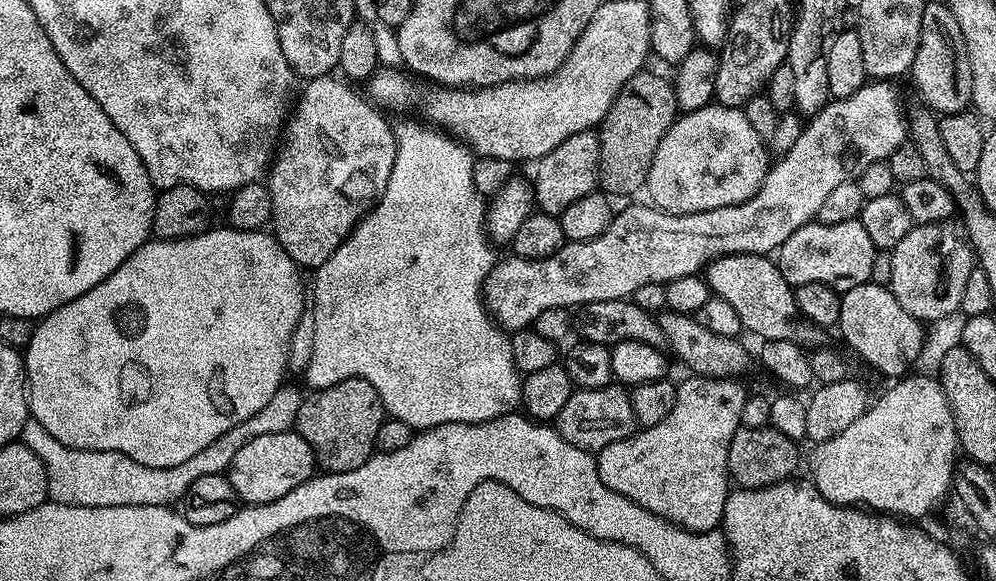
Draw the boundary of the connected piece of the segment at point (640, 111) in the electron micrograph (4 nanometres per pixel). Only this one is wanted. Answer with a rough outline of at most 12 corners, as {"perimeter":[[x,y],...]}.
{"perimeter":[[642,70],[598,126],[599,187],[632,196],[675,122],[673,81]]}

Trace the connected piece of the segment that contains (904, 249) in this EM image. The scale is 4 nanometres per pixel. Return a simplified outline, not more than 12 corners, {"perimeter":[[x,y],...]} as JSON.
{"perimeter":[[940,222],[891,249],[890,287],[906,314],[960,311],[971,244]]}

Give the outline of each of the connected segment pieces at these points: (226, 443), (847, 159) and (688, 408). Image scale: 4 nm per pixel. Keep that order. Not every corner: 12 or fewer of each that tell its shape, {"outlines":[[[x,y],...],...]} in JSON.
{"outlines":[[[281,386],[246,422],[178,466],[62,446],[20,431],[70,506],[175,505],[262,434],[295,429],[302,392]],[[892,82],[805,123],[746,202],[615,213],[550,258],[497,259],[509,333],[718,256],[768,256],[906,143]],[[679,381],[674,410],[595,453],[598,478],[719,529],[750,392]]]}

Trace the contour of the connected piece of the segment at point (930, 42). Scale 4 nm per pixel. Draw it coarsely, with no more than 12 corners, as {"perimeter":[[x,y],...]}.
{"perimeter":[[925,3],[910,80],[933,113],[972,103],[966,42],[947,3]]}

